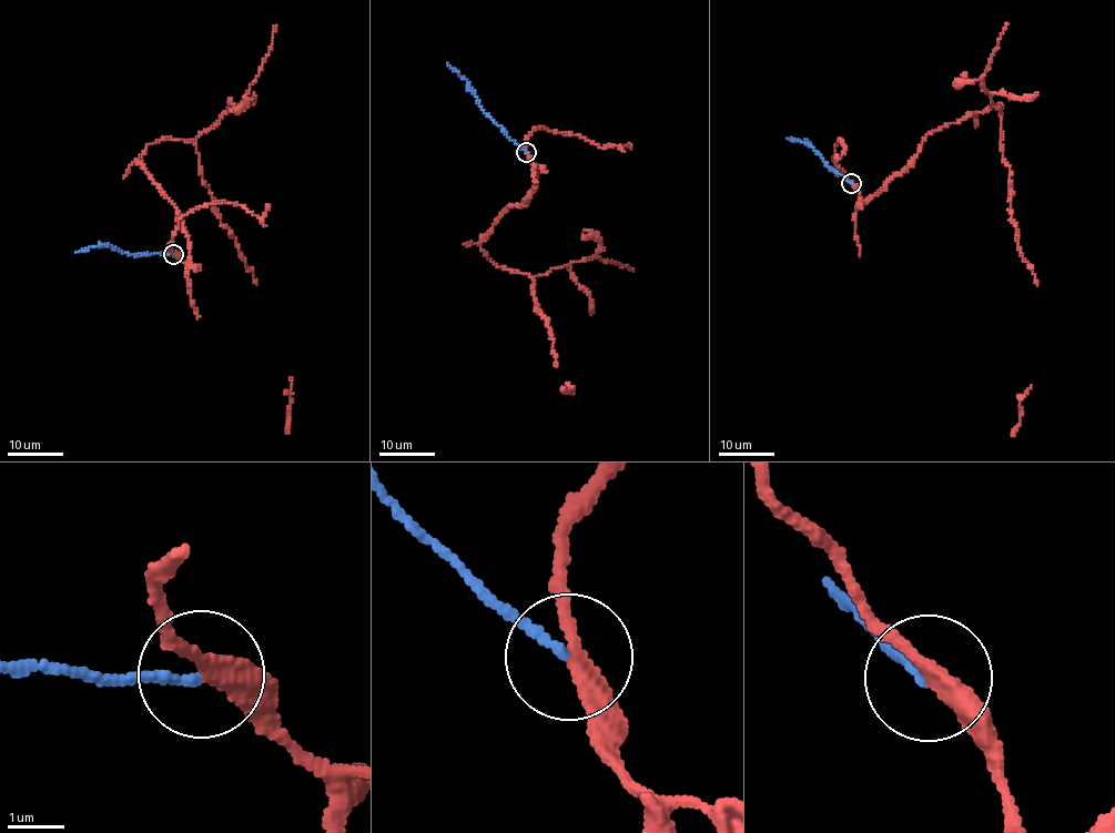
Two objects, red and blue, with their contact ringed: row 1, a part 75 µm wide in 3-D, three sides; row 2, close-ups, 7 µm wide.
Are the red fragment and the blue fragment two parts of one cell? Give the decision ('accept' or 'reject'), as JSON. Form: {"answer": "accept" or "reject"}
{"answer": "reject"}

